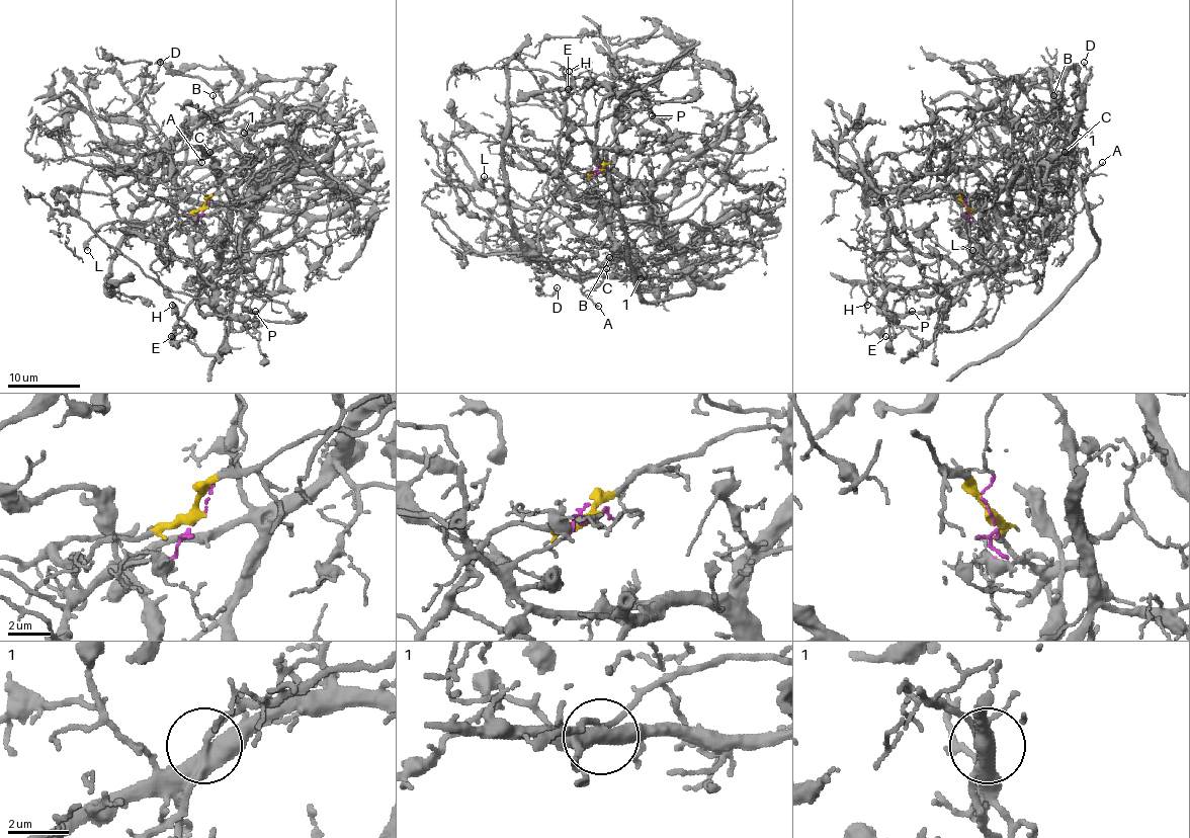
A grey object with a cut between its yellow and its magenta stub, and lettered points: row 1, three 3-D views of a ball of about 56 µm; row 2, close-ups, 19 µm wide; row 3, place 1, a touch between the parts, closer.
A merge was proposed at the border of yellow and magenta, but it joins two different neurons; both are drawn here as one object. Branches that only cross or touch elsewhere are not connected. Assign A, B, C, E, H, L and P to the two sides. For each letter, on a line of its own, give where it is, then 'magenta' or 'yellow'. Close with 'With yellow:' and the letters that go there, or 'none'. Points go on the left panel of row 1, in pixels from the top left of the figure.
A: (201, 162) | yellow
B: (213, 95) | magenta
C: (209, 152) | magenta
E: (171, 336) | magenta
H: (172, 305) | magenta
L: (87, 250) | yellow
P: (255, 311) | magenta
With yellow: A, L

